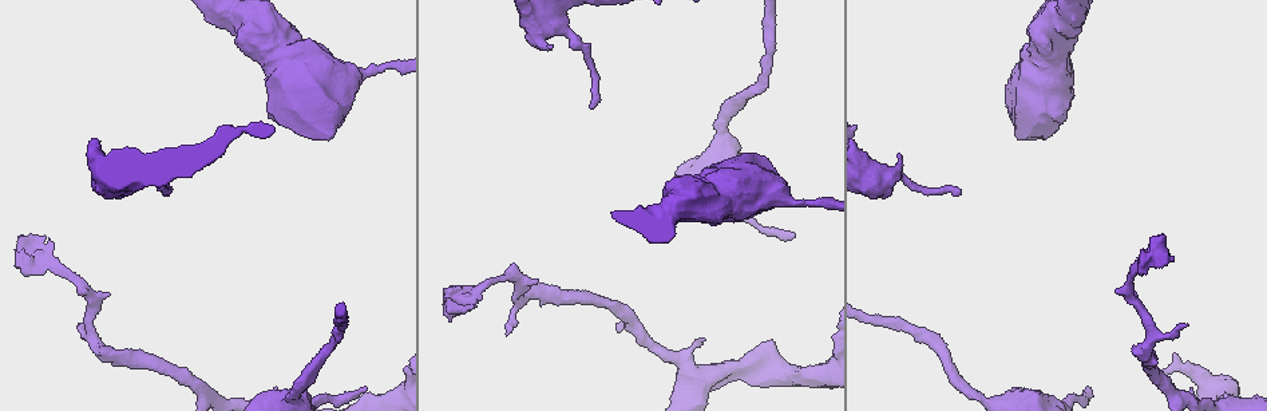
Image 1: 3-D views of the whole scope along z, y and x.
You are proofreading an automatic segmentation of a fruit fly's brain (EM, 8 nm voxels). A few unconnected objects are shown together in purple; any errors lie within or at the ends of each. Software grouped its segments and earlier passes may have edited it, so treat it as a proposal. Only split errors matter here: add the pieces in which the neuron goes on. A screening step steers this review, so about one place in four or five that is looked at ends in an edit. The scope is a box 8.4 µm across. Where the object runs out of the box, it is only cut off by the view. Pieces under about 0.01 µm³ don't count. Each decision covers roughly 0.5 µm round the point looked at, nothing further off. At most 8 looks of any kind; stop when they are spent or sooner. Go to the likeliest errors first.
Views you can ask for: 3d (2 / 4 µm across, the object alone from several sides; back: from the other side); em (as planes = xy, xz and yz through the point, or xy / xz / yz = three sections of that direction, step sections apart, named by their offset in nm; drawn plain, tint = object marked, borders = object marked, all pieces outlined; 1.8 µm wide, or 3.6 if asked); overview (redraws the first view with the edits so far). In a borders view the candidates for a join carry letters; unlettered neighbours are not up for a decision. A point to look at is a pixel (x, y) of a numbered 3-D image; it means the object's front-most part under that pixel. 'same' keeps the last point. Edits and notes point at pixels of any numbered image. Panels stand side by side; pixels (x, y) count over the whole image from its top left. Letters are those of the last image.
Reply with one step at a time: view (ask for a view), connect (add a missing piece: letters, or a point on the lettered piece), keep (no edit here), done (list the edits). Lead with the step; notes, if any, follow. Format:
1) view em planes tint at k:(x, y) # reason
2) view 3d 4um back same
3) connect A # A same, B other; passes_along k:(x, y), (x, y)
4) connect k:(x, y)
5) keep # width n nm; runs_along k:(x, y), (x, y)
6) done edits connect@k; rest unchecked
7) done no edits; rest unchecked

view 3d 2um at 1:(552, 46) # an open end

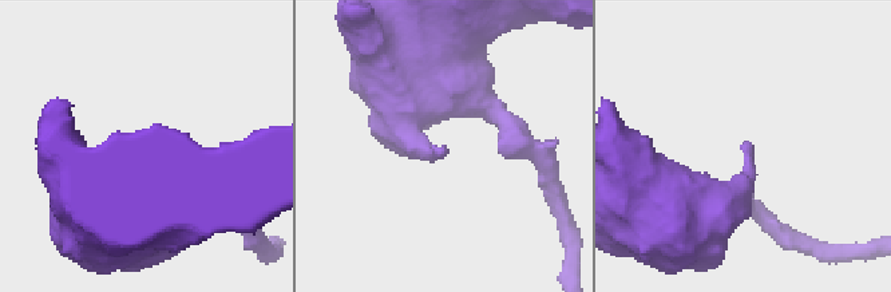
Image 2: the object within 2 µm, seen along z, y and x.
view em xz step 4 tint at 2:(744, 142) # need the tissue

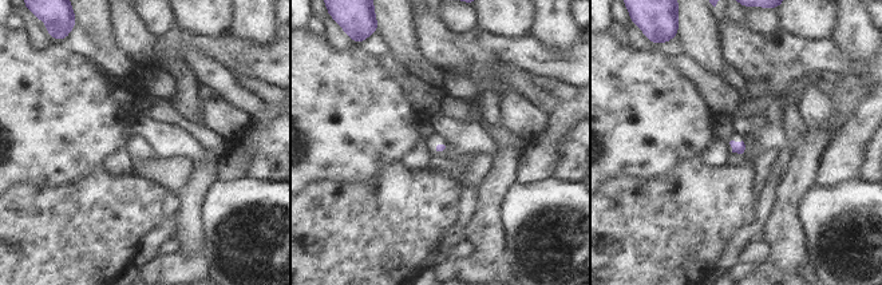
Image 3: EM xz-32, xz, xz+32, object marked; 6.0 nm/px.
view em planes borders same # cut it another way

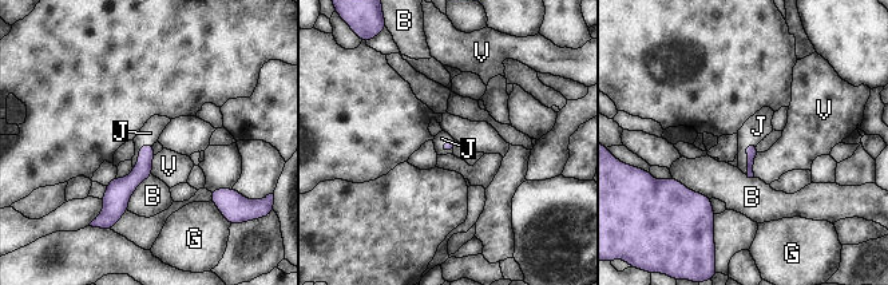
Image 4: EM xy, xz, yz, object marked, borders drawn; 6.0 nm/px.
connect J # B other, G other, J same, V other; passes_along 4:(750, 149), (748, 157), (758, 126); the neuron continues

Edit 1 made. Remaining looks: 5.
view em yz step 4 borders at 1:(1087, 388) # thin end

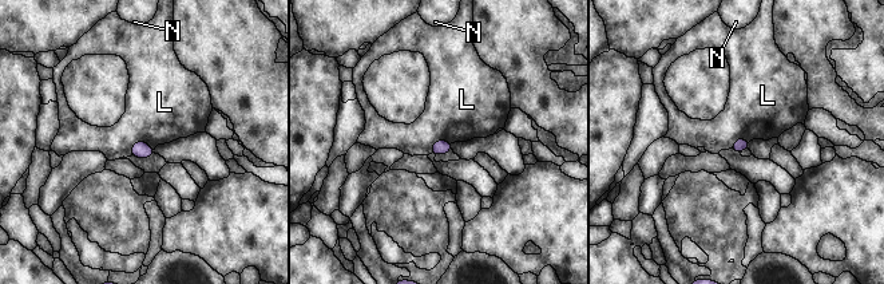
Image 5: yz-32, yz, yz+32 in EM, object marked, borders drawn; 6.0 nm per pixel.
view em planes borders same # cut it another way

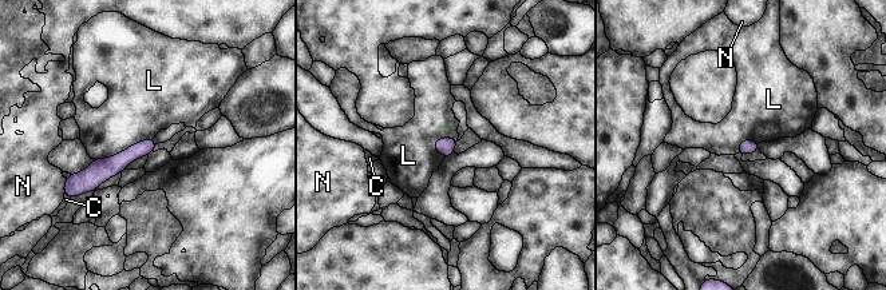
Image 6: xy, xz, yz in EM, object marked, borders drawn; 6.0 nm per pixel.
keep # C other, L other, N other; no lettered piece goes on from it

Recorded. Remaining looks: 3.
view em 3.6um planes borders at 1:(333, 133) # an open end

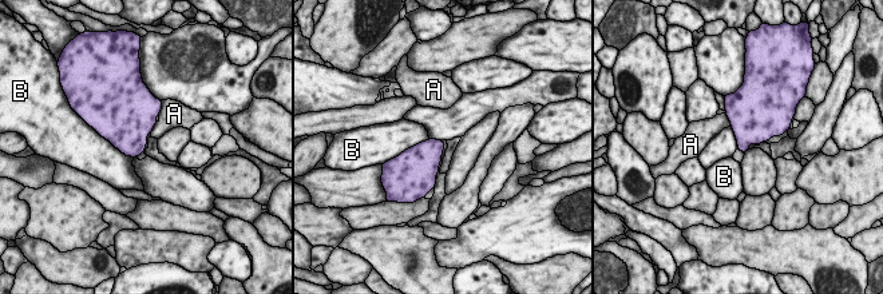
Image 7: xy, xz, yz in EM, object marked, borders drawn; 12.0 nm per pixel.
keep # width 280 nm; A other, B other; border 7:(99, 134), (123, 154), (133, 158); none of them fits

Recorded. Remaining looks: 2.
done edits connect@4; rest unchecked

